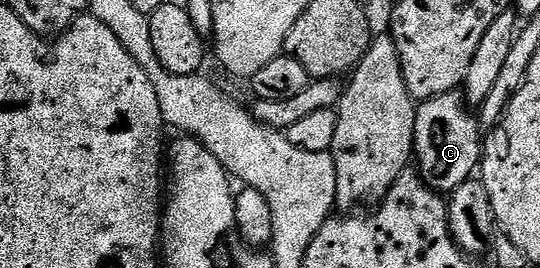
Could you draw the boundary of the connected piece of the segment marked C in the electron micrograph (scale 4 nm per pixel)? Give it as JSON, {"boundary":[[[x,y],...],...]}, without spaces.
{"boundary":[[[459,92],[443,93],[417,104],[414,161],[415,164],[420,164],[418,173],[427,185],[437,191],[457,189],[477,172],[481,160],[481,126],[477,114],[466,107],[466,102]]]}

